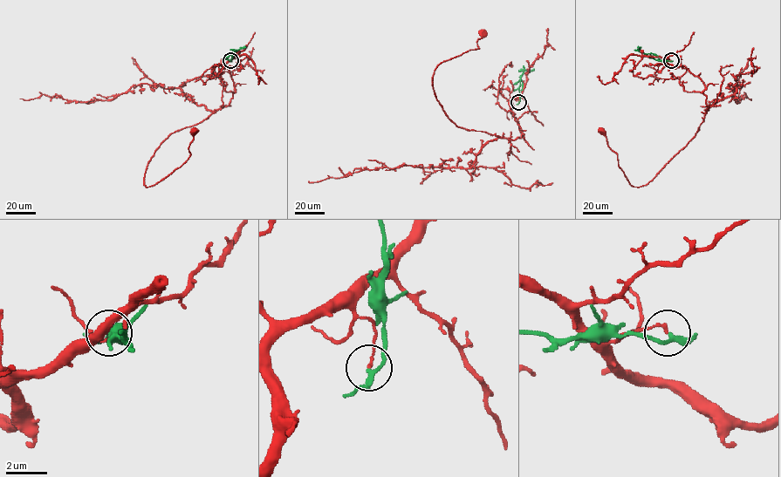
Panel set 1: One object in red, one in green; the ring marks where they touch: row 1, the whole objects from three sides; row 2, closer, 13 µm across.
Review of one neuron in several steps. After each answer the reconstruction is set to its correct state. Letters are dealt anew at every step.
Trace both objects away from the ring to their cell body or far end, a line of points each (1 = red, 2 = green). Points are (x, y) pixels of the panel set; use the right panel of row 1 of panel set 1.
1: (671, 60), (702, 82), (708, 106), (695, 135), (654, 177), (632, 186), (600, 131)
2: (671, 60), (649, 57), (637, 47)

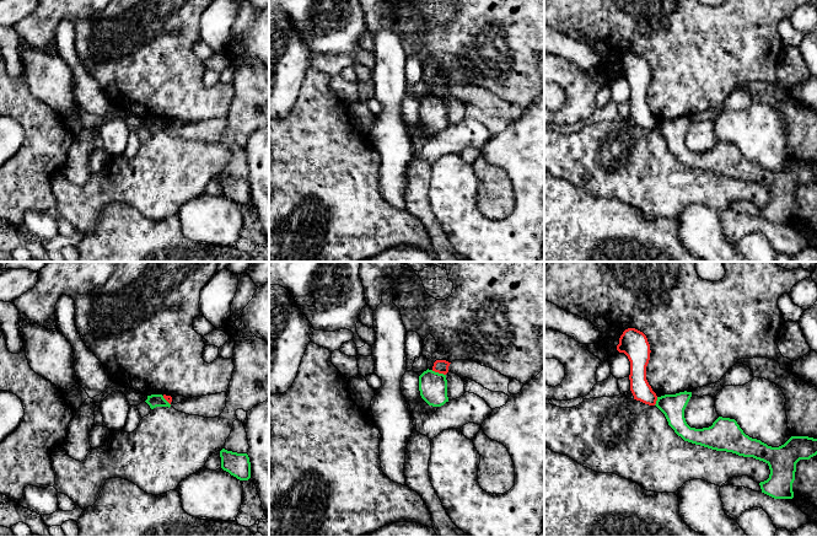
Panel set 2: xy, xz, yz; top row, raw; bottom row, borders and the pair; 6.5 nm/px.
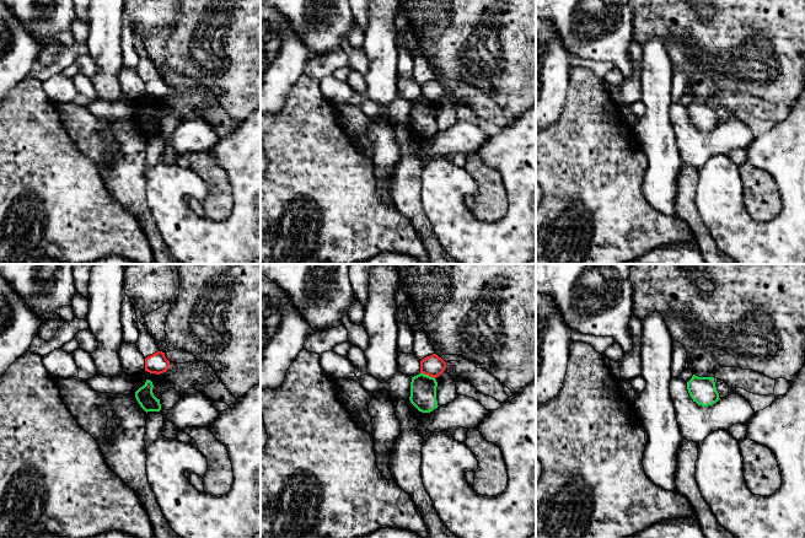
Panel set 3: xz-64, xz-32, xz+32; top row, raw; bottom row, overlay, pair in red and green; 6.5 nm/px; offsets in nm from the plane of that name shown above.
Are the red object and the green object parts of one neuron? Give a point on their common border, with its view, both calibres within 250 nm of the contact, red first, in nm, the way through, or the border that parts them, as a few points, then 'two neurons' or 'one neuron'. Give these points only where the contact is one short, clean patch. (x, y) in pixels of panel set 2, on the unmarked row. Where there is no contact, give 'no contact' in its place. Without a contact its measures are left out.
meets red in xz at (439, 97); 90 nm thick on the red side, 190 nm on the other; border along xz (431, 95), (445, 100); two neurons

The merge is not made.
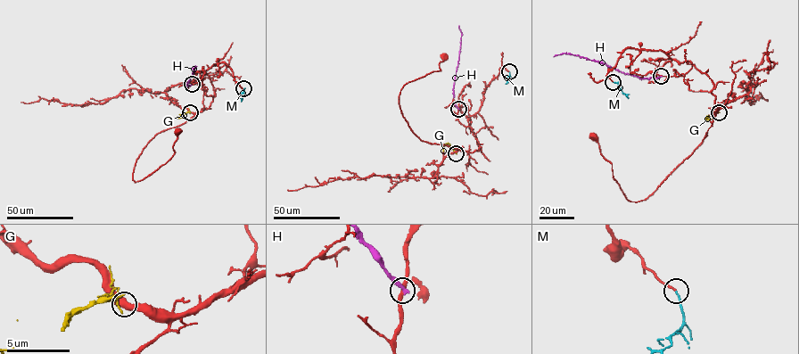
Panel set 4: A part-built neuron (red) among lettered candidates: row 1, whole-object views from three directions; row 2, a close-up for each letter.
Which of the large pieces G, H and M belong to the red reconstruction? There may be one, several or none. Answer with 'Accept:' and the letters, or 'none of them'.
Accept: M

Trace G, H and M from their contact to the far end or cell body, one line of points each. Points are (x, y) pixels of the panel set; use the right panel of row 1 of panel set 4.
G: (719, 112), (713, 112), (705, 118), (716, 120)
H: (661, 76), (640, 78), (578, 55), (562, 53), (554, 56)
M: (613, 82), (618, 83), (625, 94), (629, 94)

